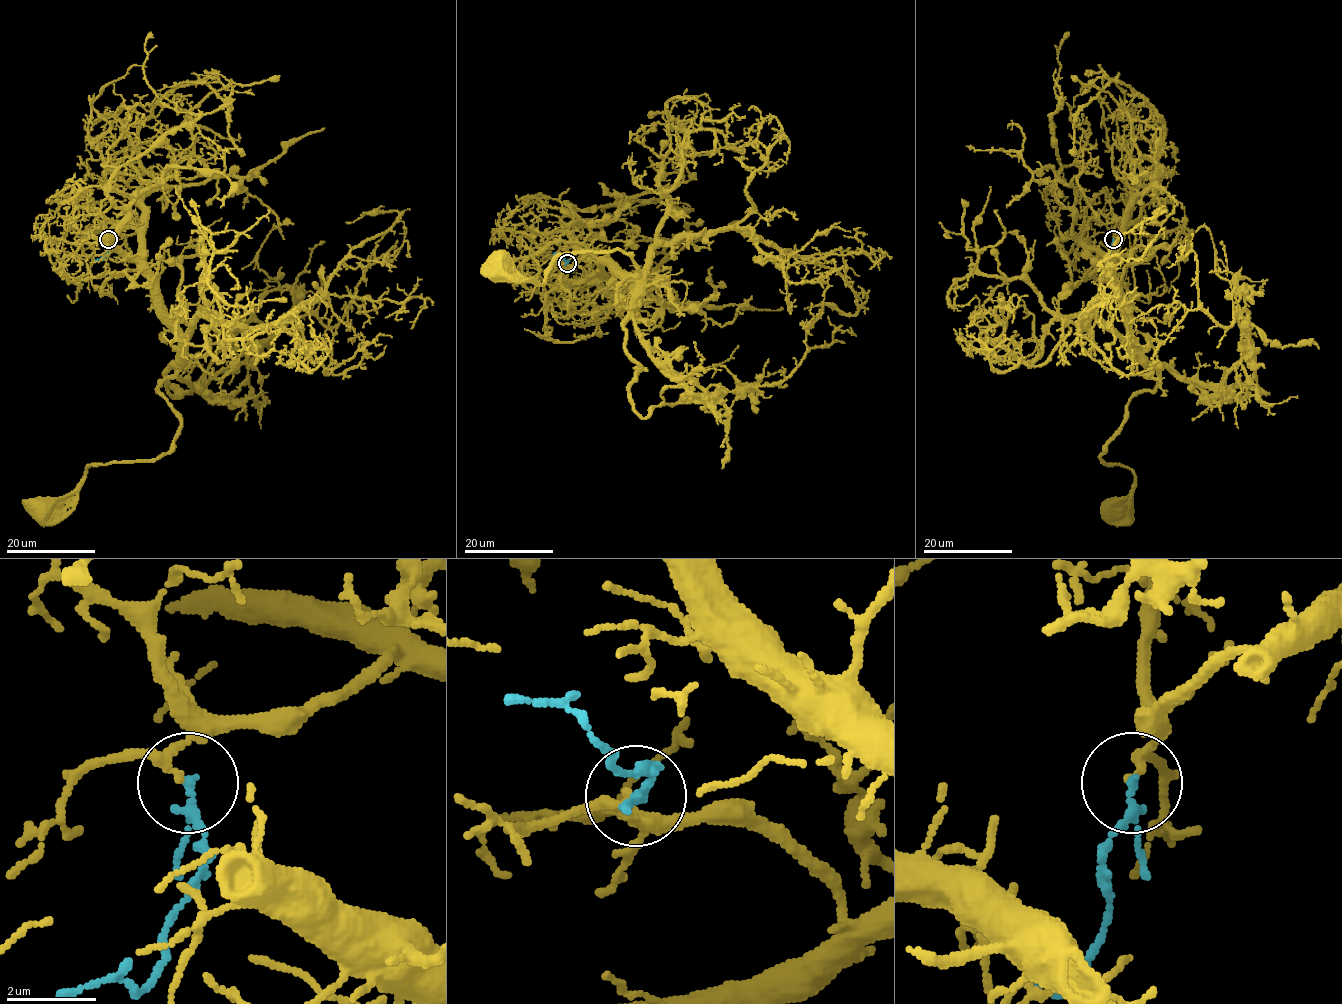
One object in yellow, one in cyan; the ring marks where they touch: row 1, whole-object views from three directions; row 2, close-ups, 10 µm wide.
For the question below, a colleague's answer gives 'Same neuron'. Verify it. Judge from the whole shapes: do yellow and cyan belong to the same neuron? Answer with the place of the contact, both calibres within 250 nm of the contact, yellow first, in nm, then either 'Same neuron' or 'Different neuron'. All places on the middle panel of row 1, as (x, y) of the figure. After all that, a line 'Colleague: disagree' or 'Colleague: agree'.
Place: (567, 263). Thickness 160 nm (yellow) against 170 nm. Different neuron
Colleague: disagree

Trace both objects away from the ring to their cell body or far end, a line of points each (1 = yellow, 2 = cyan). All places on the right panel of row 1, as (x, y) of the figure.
1: (1114, 239), (1125, 226), (1118, 297), (1157, 387), (1130, 399), (1100, 457), (1135, 476), (1112, 512)
2: (1114, 239), (1109, 258), (1105, 260)

